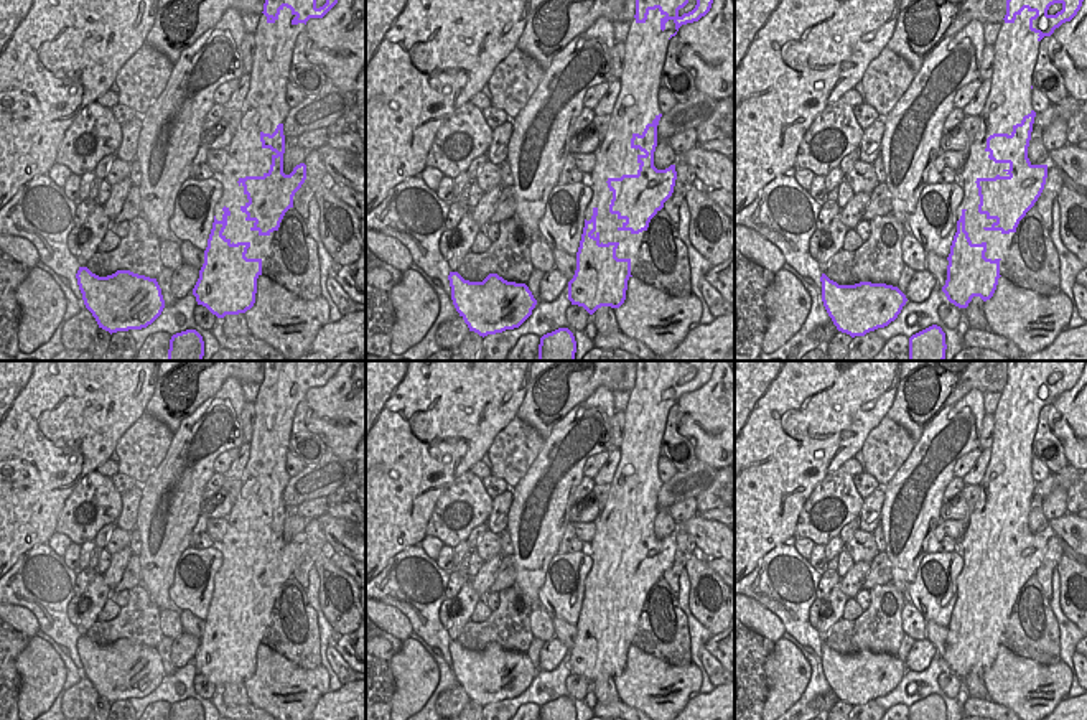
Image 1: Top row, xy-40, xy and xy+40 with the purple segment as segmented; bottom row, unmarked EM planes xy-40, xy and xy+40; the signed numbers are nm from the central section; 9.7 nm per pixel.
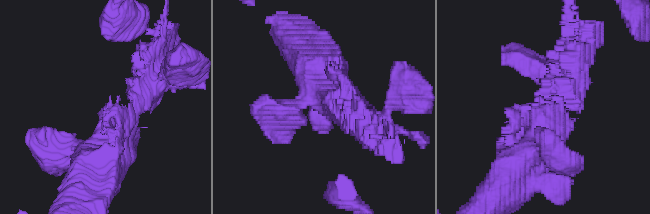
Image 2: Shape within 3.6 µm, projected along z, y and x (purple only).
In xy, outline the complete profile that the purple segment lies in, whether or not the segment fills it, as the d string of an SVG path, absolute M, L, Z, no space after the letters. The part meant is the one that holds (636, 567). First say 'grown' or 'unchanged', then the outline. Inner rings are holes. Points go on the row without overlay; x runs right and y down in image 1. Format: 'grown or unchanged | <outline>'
unchanged | M662 483L655 484L641 504L632 503L631 517L642 521L637 524L637 542L608 547L606 550L613 562L609 582L624 590L618 600L629 600L631 603L647 600L651 588L664 577L664 572L674 562L677 549L675 534L665 539L654 535L660 486Z

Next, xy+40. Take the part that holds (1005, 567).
unchanged | M1031 479L1023 489L1013 494L1013 501L993 503L987 507L988 527L995 532L1008 532L1006 544L995 547L977 547L980 565L978 582L995 591L985 600L1000 600L1001 603L1016 601L1019 590L1034 575L1041 565L1047 534L1033 534L1028 527L1036 481Z

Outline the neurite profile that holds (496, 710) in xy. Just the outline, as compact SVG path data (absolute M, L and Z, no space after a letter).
M501 702L488 704L483 707L479 720L511 720L511 713Z

